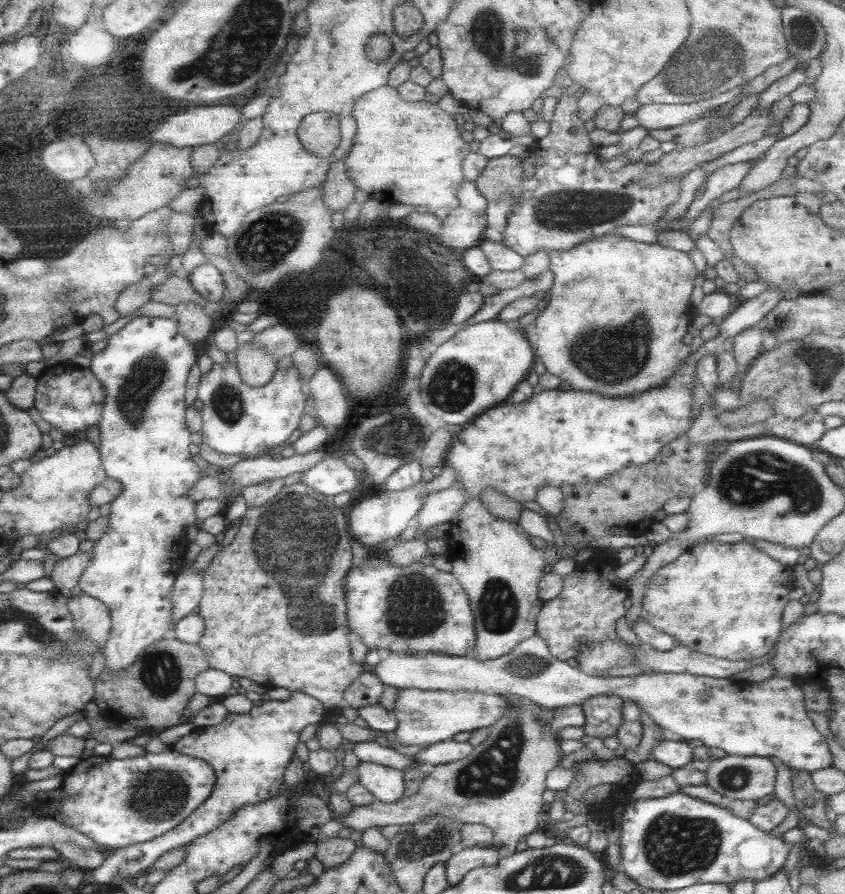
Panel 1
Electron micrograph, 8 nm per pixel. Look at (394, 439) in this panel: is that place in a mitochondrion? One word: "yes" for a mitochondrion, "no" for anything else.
yes

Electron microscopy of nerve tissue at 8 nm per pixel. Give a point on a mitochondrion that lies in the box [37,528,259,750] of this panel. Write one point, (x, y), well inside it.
(160, 672)

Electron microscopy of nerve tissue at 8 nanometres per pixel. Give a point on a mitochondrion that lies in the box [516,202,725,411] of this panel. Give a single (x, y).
(616, 356)

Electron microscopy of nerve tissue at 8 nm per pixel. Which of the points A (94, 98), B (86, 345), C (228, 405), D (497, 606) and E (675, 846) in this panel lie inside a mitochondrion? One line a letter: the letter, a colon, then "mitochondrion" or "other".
A: mitochondrion
B: other
C: mitochondrion
D: mitochondrion
E: mitochondrion

